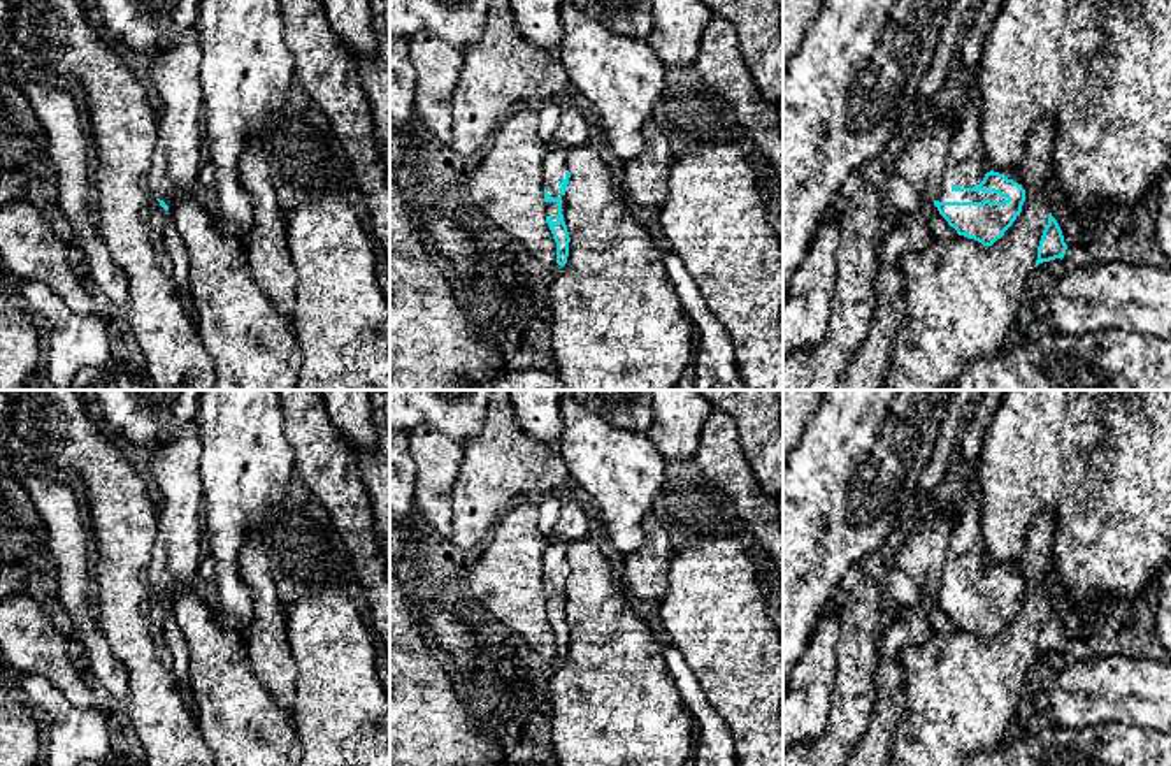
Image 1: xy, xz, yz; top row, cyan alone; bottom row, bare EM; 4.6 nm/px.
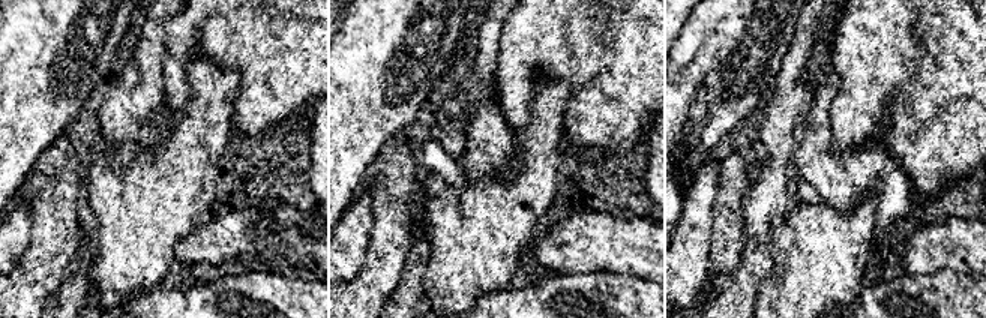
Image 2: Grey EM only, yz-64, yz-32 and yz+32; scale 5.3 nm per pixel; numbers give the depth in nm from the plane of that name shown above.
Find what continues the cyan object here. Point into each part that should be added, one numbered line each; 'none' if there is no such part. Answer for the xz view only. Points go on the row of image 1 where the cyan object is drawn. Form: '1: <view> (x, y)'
1: xz (555, 164)

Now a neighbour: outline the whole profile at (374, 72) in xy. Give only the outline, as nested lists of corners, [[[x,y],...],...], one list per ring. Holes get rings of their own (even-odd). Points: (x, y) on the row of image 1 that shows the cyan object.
[[[369,0],[376,47],[360,61],[360,83],[374,116],[374,132],[390,184],[390,0]]]

